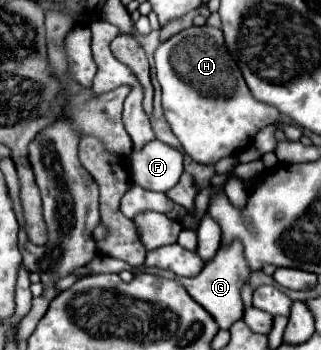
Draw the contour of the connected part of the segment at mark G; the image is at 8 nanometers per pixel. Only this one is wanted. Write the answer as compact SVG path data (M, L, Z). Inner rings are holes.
M233 240L231 244L227 246L221 246L217 250L217 254L205 264L205 268L193 276L193 278L179 278L179 276L173 276L169 270L159 270L159 268L147 268L147 266L141 266L141 272L147 272L147 274L161 274L163 278L175 278L179 280L185 290L191 294L191 298L201 304L209 314L211 318L215 320L215 324L221 328L221 330L229 330L229 326L233 322L237 322L239 318L243 318L243 300L241 300L241 286L247 284L249 276L251 276L251 268L247 264L247 258L243 254L243 244L239 240Z

